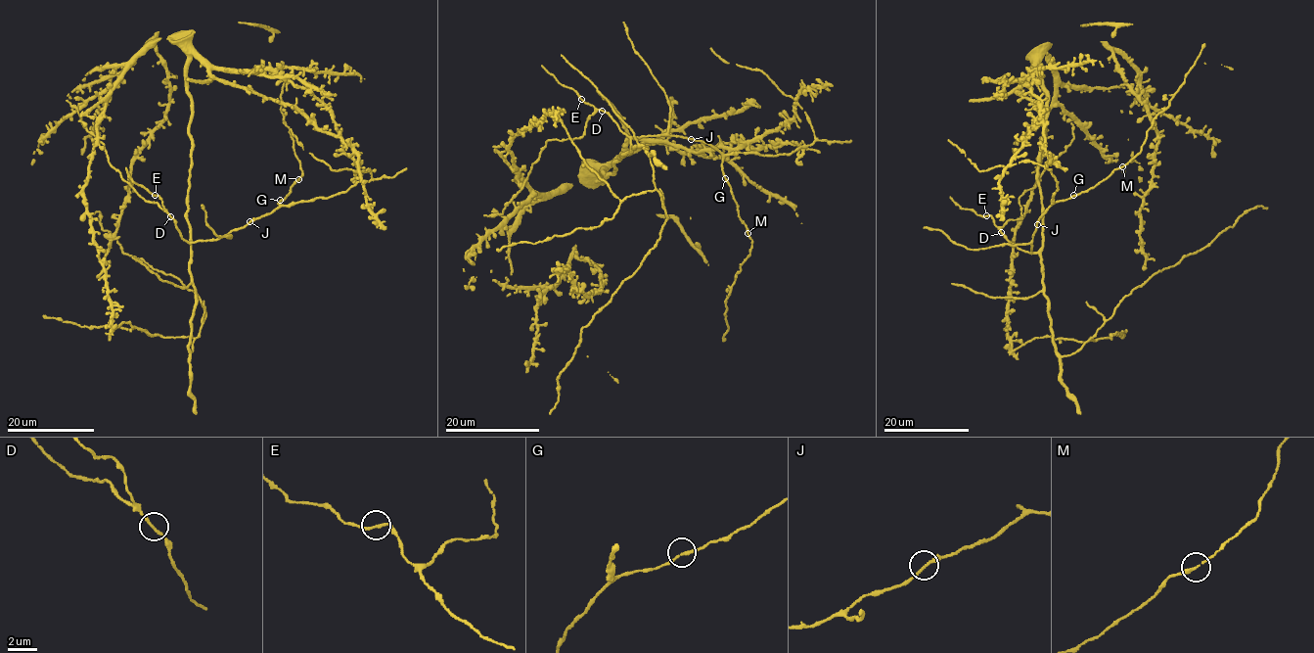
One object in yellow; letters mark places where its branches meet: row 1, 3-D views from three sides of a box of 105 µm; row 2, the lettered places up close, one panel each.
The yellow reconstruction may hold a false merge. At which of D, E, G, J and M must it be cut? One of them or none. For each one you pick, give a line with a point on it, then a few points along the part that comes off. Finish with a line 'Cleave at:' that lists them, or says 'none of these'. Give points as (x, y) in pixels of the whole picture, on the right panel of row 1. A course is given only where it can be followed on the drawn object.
Cleave at: none of these

